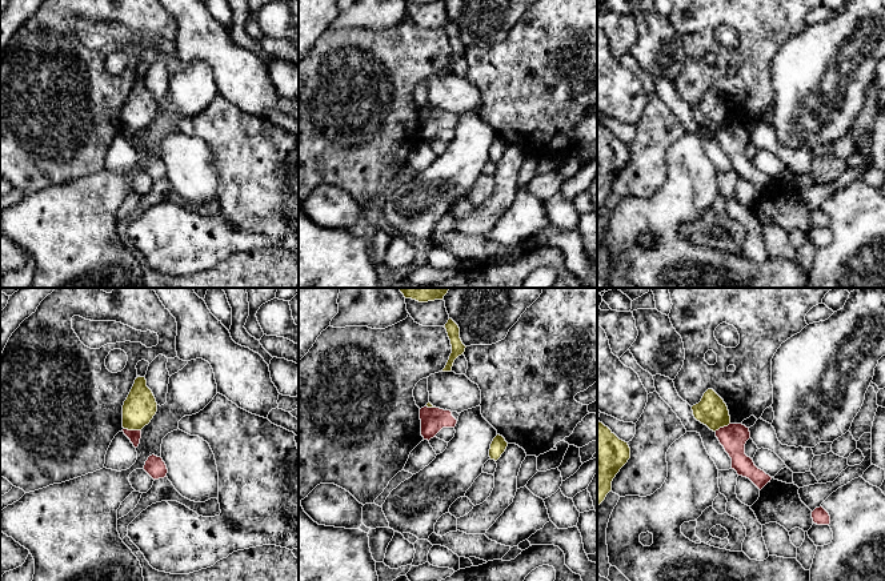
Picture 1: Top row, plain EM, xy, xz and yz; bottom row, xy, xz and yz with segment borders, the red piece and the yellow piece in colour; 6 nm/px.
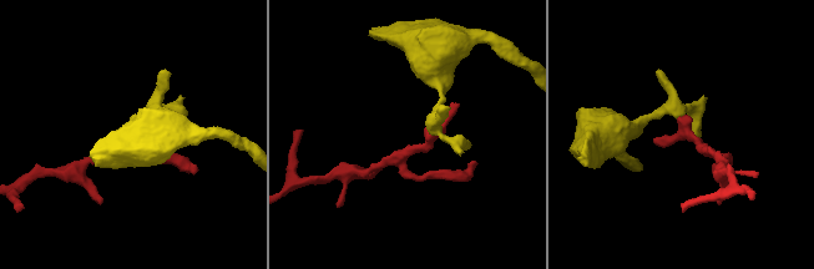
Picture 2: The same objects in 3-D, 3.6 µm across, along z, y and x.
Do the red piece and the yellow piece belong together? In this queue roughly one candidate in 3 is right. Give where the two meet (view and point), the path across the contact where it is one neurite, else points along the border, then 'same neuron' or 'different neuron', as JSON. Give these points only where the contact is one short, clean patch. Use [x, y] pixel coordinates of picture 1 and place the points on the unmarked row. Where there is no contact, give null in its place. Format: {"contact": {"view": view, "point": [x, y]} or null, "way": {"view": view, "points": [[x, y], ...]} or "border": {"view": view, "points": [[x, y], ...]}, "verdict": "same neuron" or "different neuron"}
{"contact": {"view": "xy", "point": [132, 132]}, "border": {"view": "xy", "points": [[124, 129], [140, 132]]}, "verdict": "different neuron"}

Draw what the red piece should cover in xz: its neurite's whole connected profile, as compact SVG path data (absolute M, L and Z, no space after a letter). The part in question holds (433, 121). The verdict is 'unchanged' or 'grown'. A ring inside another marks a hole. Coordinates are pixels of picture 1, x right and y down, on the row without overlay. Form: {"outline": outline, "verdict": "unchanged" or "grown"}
{"outline": "M428 108L420 111L420 121L421 137L428 143L436 139L442 129L454 129L457 125L450 112Z", "verdict": "unchanged"}

